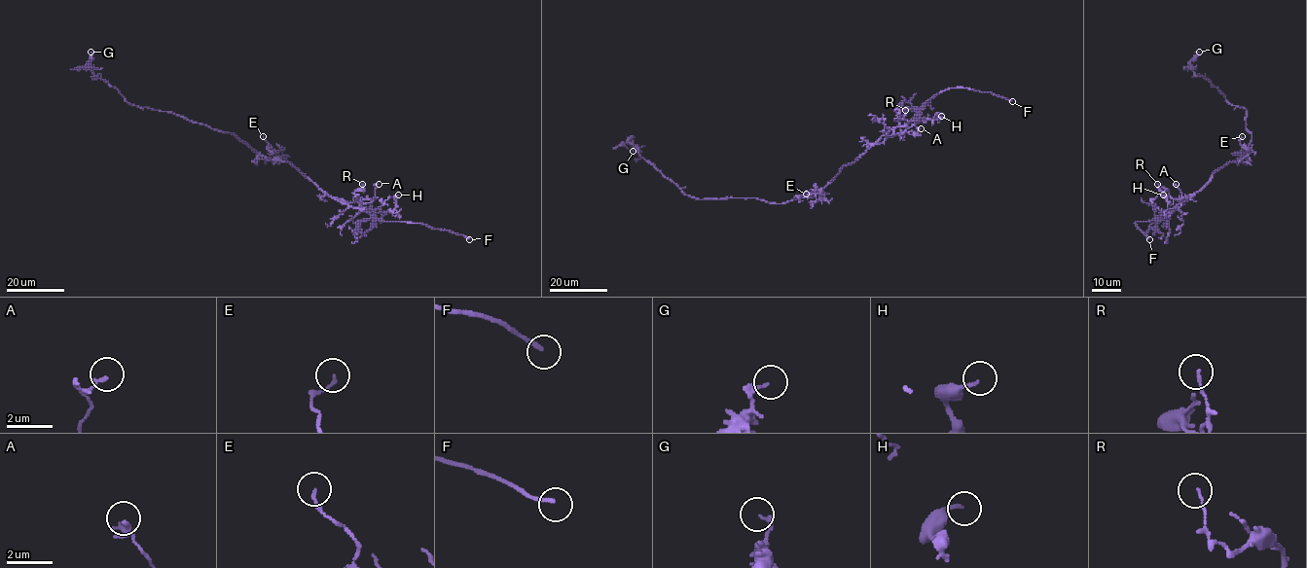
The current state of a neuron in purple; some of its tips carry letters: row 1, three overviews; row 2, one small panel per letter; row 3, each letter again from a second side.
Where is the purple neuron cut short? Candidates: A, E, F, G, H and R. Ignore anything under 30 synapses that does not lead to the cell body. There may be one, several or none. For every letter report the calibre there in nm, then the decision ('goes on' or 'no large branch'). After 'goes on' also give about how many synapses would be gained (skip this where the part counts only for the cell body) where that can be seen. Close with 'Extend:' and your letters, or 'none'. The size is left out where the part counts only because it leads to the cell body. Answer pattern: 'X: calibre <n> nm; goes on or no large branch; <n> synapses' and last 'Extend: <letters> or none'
A: calibre 110 nm; no large branch
E: calibre 130 nm; no large branch
F: calibre 170 nm; goes on
G: calibre 90 nm; no large branch
H: calibre 150 nm; no large branch
R: calibre 110 nm; no large branch
Extend: F

